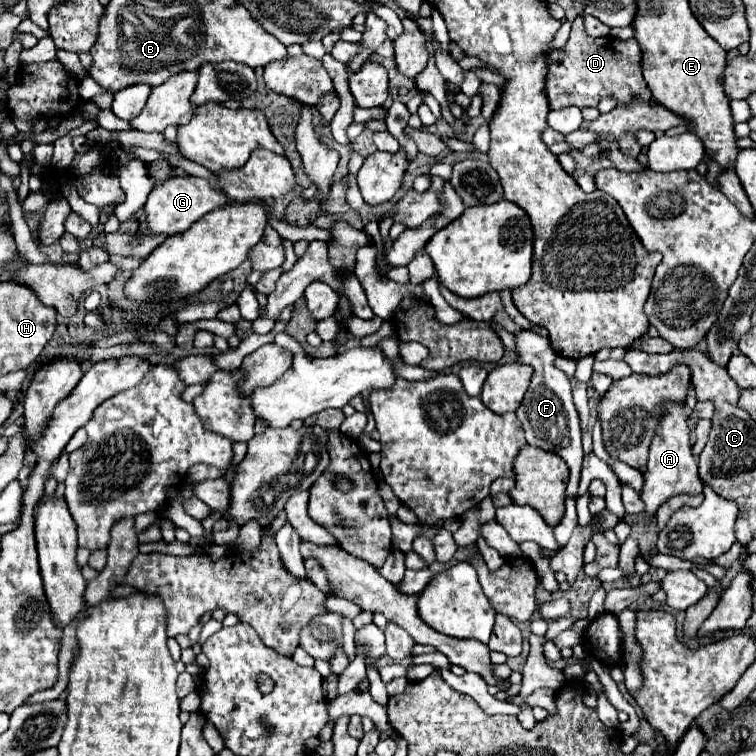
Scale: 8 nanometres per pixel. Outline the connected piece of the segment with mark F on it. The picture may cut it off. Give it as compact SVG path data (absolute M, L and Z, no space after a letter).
M521 329L519 333L515 333L515 345L517 345L517 355L519 355L521 363L529 363L533 367L531 385L529 385L519 409L515 411L525 429L525 439L533 447L559 455L569 465L571 485L567 485L565 495L577 499L579 481L581 481L581 465L583 465L583 449L581 449L579 415L577 415L577 409L573 405L573 397L571 397L571 381L561 369L555 367L557 355L547 337Z

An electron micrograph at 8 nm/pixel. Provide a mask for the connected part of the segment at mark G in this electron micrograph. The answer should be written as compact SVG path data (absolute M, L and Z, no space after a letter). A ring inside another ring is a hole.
M171 177L165 183L153 187L145 203L145 223L151 233L157 235L177 235L187 231L197 219L207 215L209 211L221 207L227 199L217 193L205 179L199 177Z

